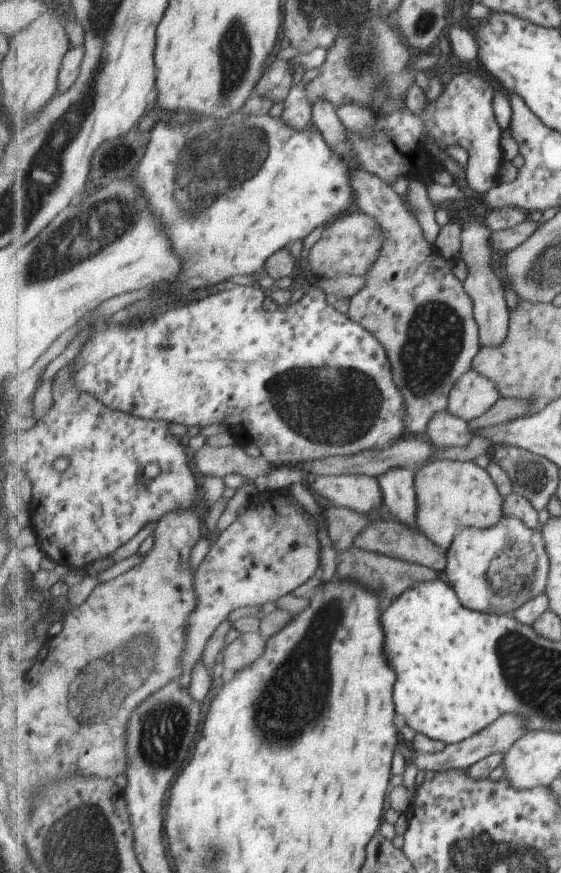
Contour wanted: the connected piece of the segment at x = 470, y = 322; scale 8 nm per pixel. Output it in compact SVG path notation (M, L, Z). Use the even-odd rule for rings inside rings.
M351 167L350 172L352 187L356 192L355 207L380 222L386 241L380 257L365 276L367 286L351 298L348 315L372 332L388 351L394 378L408 408L405 420L407 435L424 438L429 421L437 413L447 410L453 387L472 369L480 353L482 344L480 327L474 315L474 302L464 283L455 276L456 261L444 258L425 242L421 224L413 214L407 212L401 202L402 196L394 192L381 177L366 171L365 167Z

